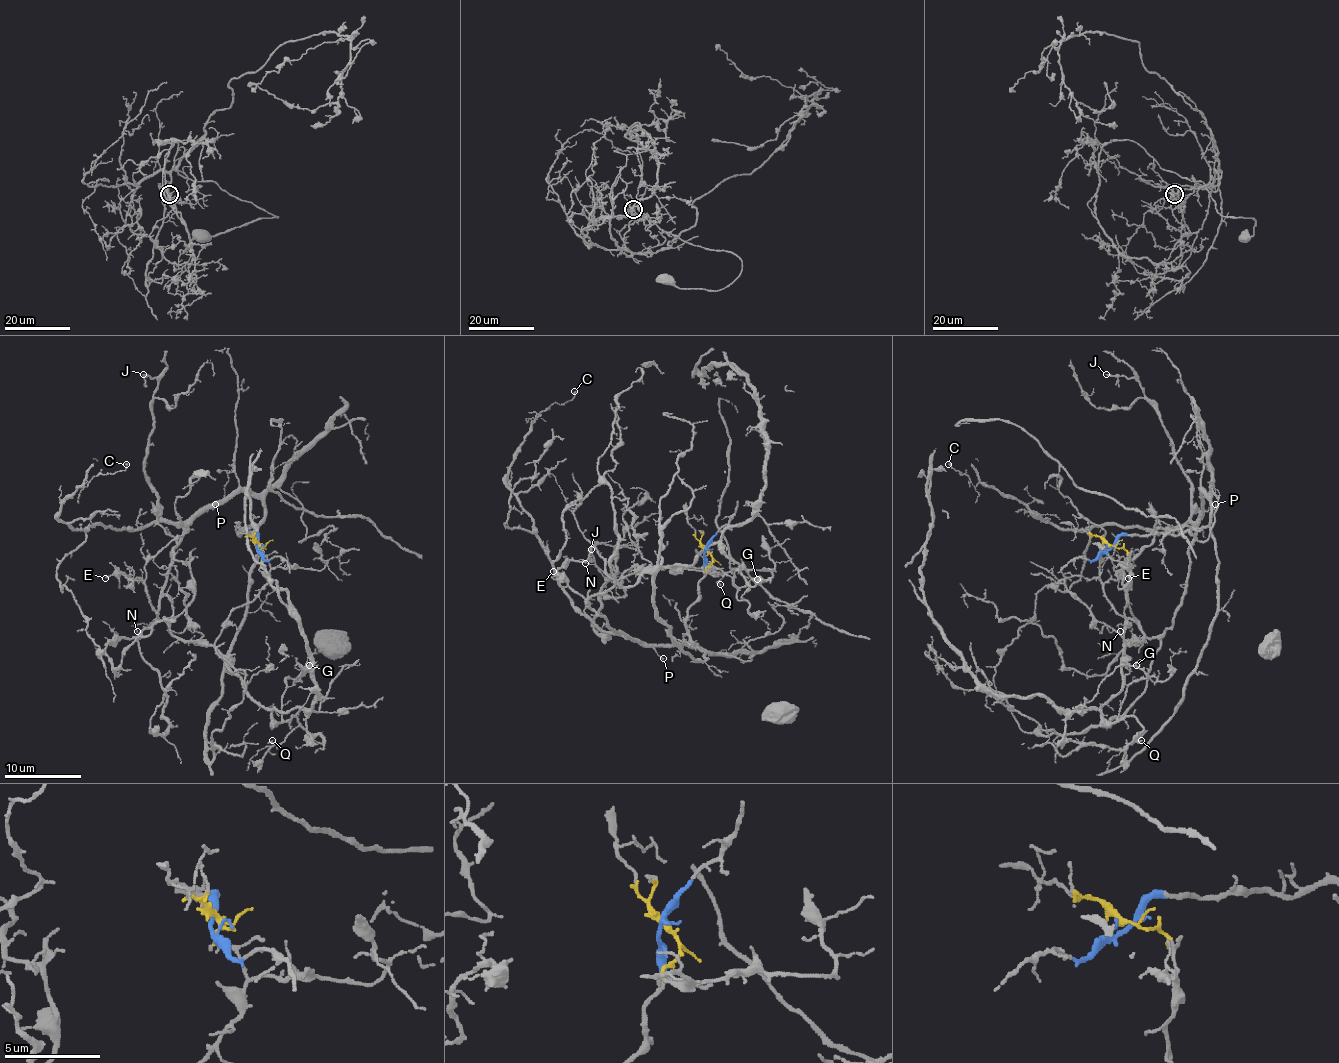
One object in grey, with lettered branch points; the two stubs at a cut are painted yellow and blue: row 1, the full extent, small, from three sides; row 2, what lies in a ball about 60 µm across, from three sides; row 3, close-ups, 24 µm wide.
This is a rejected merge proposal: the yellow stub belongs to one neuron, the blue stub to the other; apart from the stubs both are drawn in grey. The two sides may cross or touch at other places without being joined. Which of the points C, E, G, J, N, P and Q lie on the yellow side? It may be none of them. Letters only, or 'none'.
E, G, N, Q

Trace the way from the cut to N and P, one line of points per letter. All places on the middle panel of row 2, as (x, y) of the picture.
N: (707, 550), (711, 558), (707, 571), (717, 573), (650, 567), (634, 583), (623, 587), (596, 565), (584, 563)
P: (707, 550), (705, 575), (686, 625), (690, 638), (711, 654), (696, 644), (657, 644), (654, 648), (663, 658)

